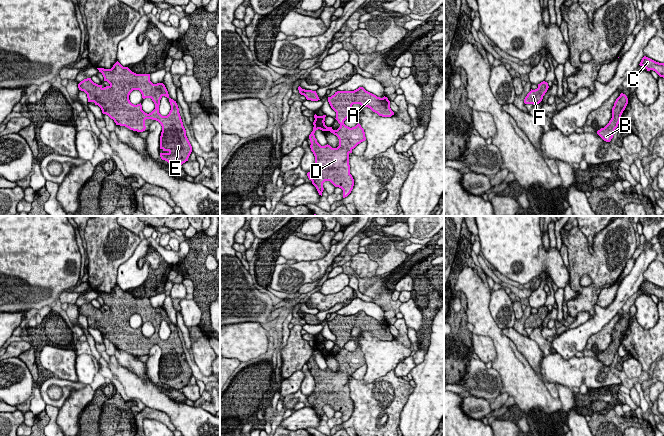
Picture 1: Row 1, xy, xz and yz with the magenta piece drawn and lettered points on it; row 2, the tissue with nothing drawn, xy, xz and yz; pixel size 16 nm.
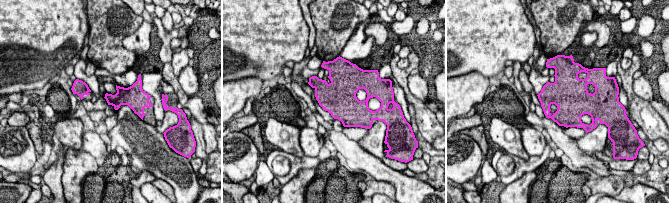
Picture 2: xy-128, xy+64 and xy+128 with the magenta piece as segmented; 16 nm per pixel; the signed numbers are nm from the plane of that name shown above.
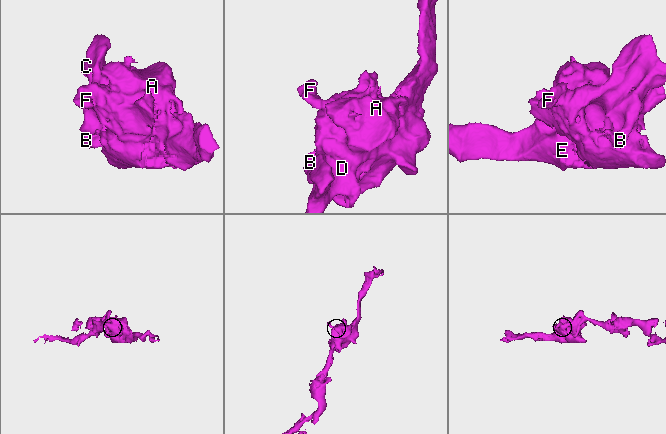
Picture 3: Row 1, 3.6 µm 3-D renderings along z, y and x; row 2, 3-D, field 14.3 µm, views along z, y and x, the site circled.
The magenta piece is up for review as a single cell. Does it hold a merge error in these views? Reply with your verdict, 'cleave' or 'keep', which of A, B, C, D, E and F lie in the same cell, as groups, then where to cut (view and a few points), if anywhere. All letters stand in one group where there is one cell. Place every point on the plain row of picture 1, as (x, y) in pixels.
keep | A B C D E F | no cut

